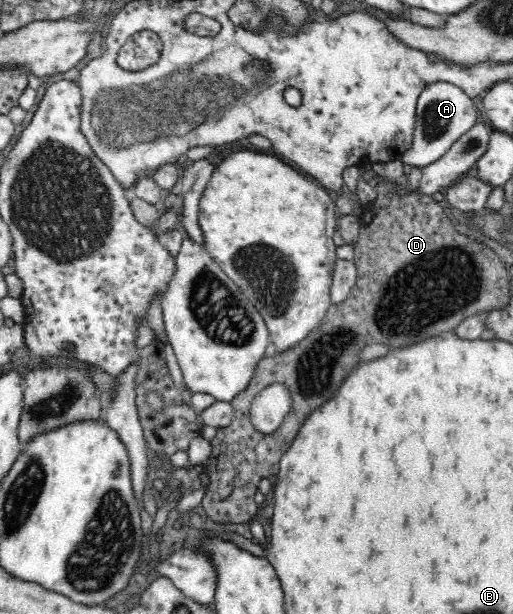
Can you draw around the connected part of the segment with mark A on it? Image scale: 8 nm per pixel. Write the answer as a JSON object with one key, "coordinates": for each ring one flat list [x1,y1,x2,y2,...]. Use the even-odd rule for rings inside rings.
{"coordinates":[[436,81,419,94,415,116,413,143,400,160,404,164,423,169,441,159,447,150,477,123,477,108,471,98,456,85]]}

